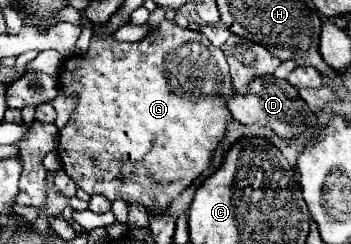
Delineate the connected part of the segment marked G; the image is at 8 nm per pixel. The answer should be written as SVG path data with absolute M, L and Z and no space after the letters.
M164 21L156 35L146 35L142 41L138 43L116 43L112 39L112 35L104 35L104 37L92 37L90 41L90 49L86 53L86 57L70 57L68 61L62 63L62 71L60 71L60 85L62 91L66 93L76 93L78 95L78 107L74 109L70 121L66 123L64 129L60 129L60 137L58 137L58 155L62 159L62 167L64 171L72 177L72 181L84 189L86 193L100 193L110 201L122 199L128 207L144 207L148 213L164 213L168 211L170 203L182 193L186 191L192 181L202 175L206 169L210 169L210 161L216 153L216 149L220 147L226 127L232 121L230 109L228 109L228 101L232 99L232 77L228 71L228 63L224 59L224 53L214 47L200 31L190 31L190 29L182 29L178 27L174 21Z

